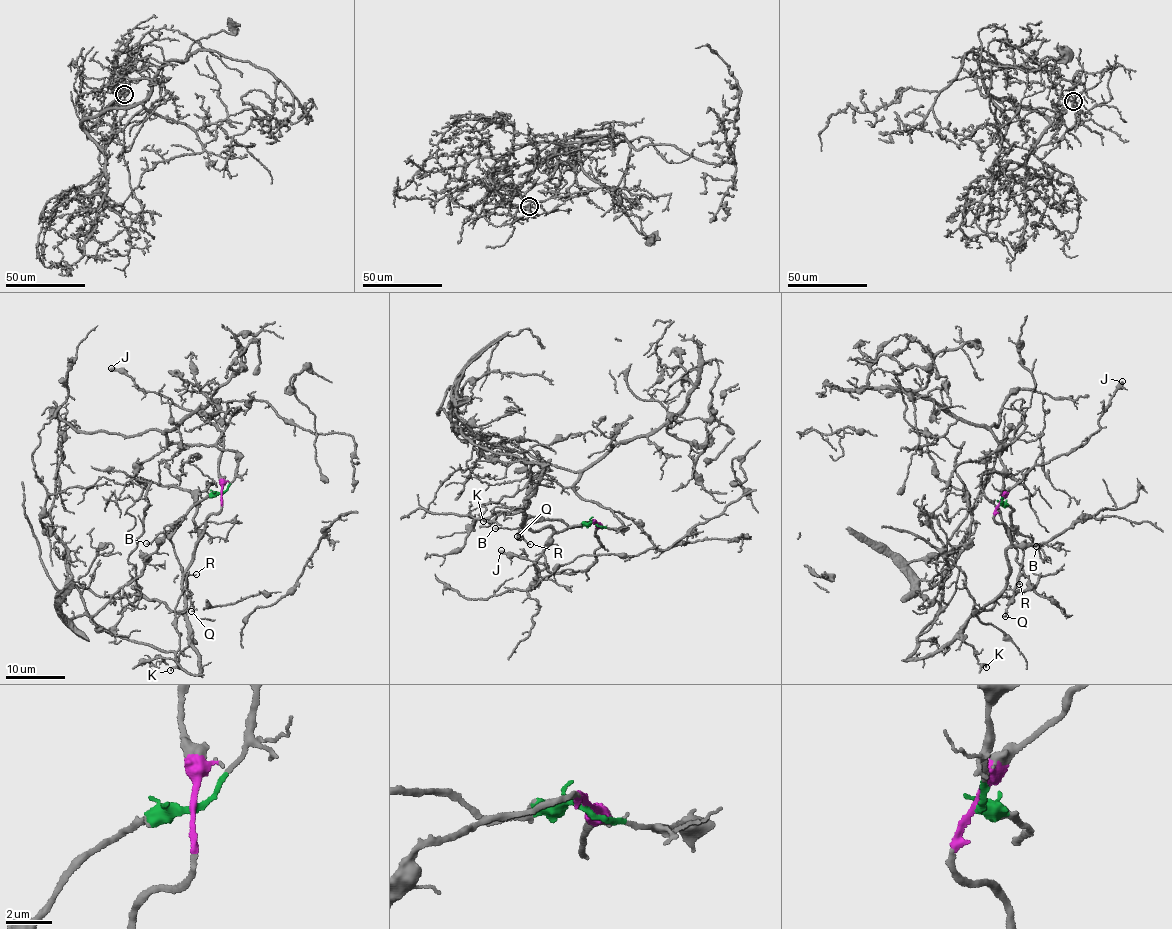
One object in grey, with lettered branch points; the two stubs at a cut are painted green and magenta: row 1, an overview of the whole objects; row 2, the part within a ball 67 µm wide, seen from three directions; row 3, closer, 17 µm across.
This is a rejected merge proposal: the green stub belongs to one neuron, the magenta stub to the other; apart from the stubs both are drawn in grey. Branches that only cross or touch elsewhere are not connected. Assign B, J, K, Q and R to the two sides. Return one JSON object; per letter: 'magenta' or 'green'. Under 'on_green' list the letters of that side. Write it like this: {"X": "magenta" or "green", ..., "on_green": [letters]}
{"B": "green", "J": "magenta", "K": "magenta", "Q": "green", "R": "green", "on_green": ["B", "Q", "R"]}

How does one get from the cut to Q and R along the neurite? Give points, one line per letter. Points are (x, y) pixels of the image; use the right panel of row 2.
Q: (1000, 503), (1005, 502), (1013, 510), (1010, 531), (1023, 551), (1014, 600), (1004, 616)
R: (1000, 503), (1005, 502), (1013, 510), (1009, 515), (1012, 540), (1023, 551), (1019, 583)

